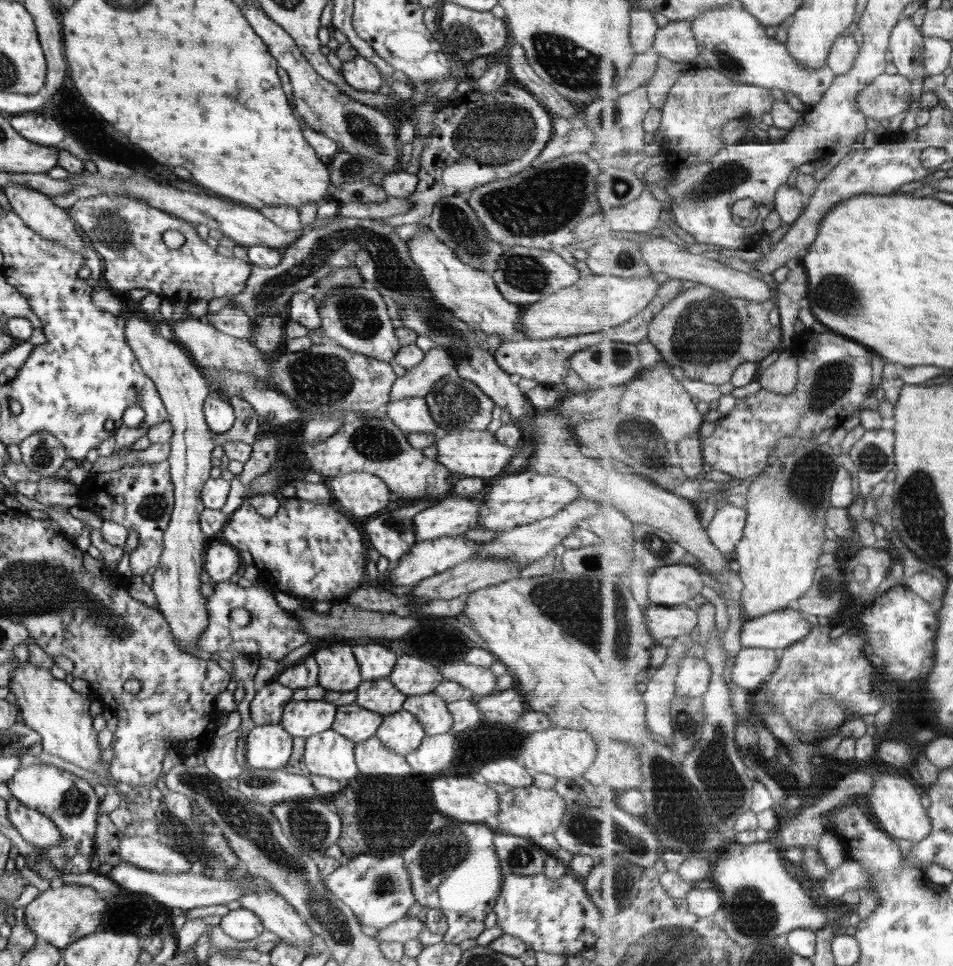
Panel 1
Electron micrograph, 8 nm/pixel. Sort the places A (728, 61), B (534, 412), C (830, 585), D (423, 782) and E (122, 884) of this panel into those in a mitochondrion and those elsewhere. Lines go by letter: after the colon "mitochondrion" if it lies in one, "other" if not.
A: mitochondrion
B: other
C: mitochondrion
D: other
E: other

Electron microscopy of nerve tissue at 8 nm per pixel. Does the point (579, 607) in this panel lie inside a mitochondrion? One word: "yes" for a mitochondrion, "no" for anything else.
yes

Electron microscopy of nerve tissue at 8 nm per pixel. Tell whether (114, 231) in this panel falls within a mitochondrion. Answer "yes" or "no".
yes

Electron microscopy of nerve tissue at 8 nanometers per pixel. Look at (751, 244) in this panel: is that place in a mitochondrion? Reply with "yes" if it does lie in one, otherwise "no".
no

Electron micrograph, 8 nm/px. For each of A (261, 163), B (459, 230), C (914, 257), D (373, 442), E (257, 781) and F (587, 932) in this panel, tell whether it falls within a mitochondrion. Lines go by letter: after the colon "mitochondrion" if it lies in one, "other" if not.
A: other
B: mitochondrion
C: other
D: mitochondrion
E: mitochondrion
F: other

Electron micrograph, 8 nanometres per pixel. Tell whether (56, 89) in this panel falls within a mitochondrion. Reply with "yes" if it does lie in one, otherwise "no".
no

